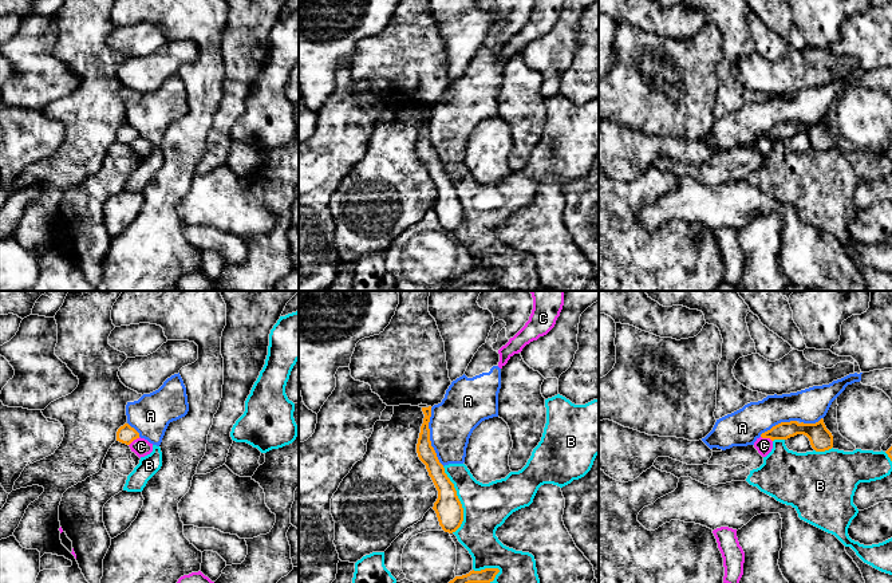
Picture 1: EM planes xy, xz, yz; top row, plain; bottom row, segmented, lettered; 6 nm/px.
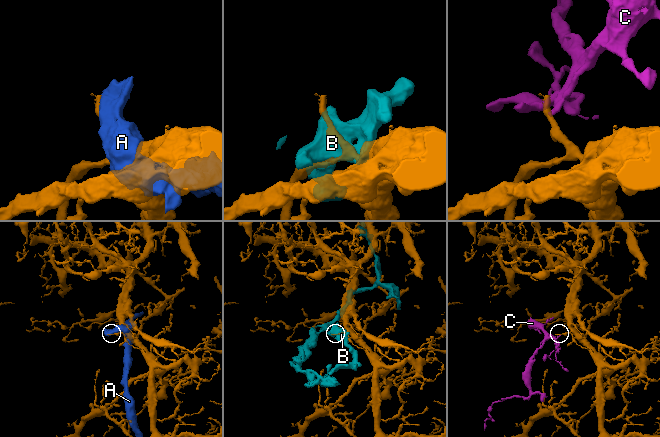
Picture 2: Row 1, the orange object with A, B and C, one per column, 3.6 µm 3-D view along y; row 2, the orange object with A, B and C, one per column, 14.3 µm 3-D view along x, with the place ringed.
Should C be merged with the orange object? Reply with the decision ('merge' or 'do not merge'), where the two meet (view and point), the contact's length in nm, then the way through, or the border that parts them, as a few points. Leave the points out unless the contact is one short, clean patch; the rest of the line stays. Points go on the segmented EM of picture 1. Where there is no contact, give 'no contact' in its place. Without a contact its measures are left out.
do not merge | yz (766, 437) | 80 nm | along yz (761, 436), (772, 441)

